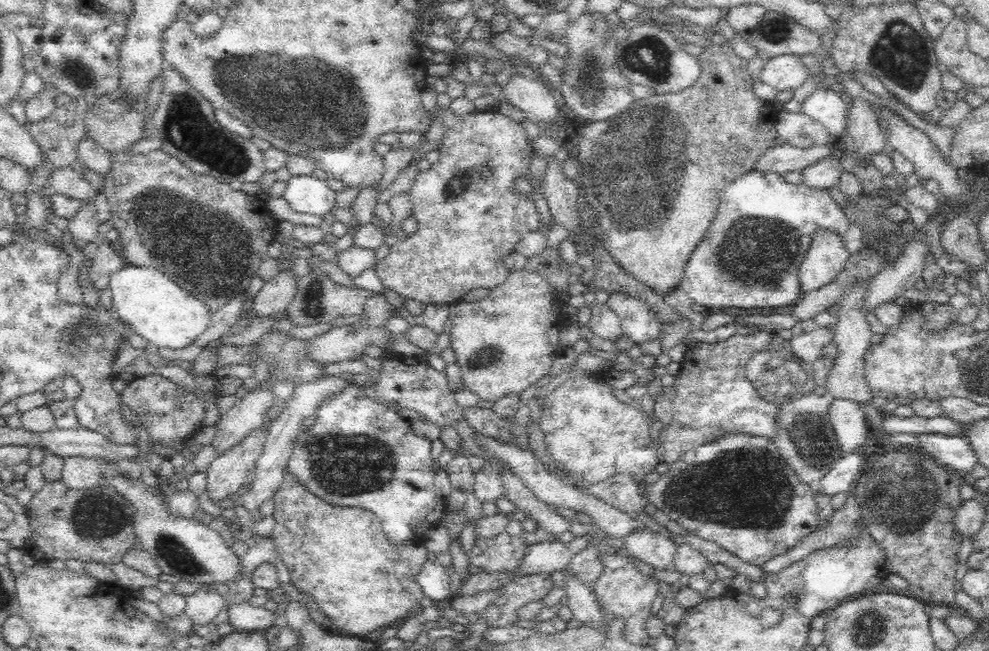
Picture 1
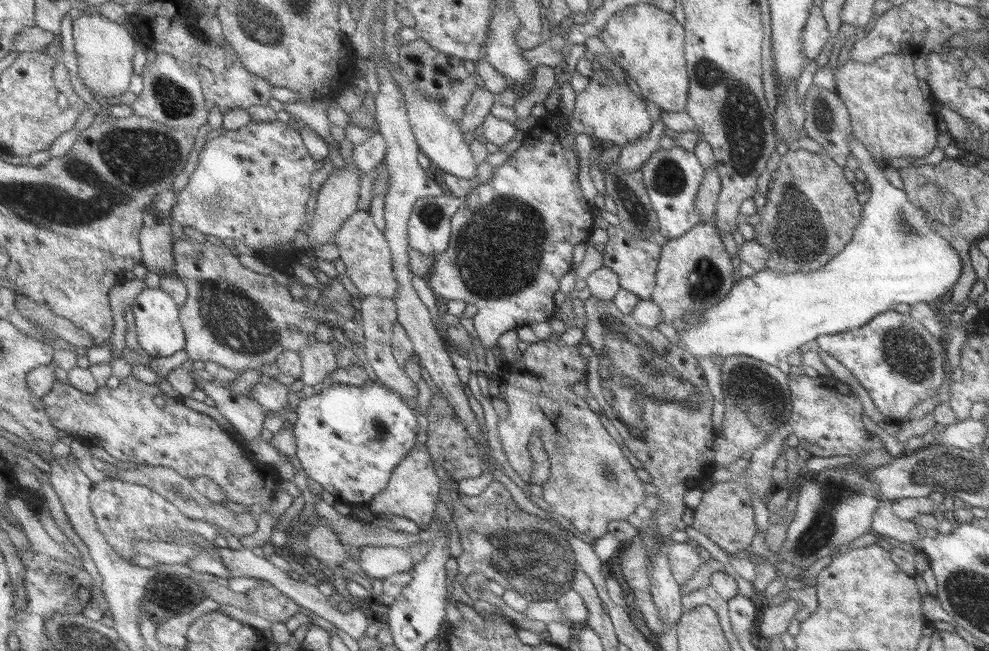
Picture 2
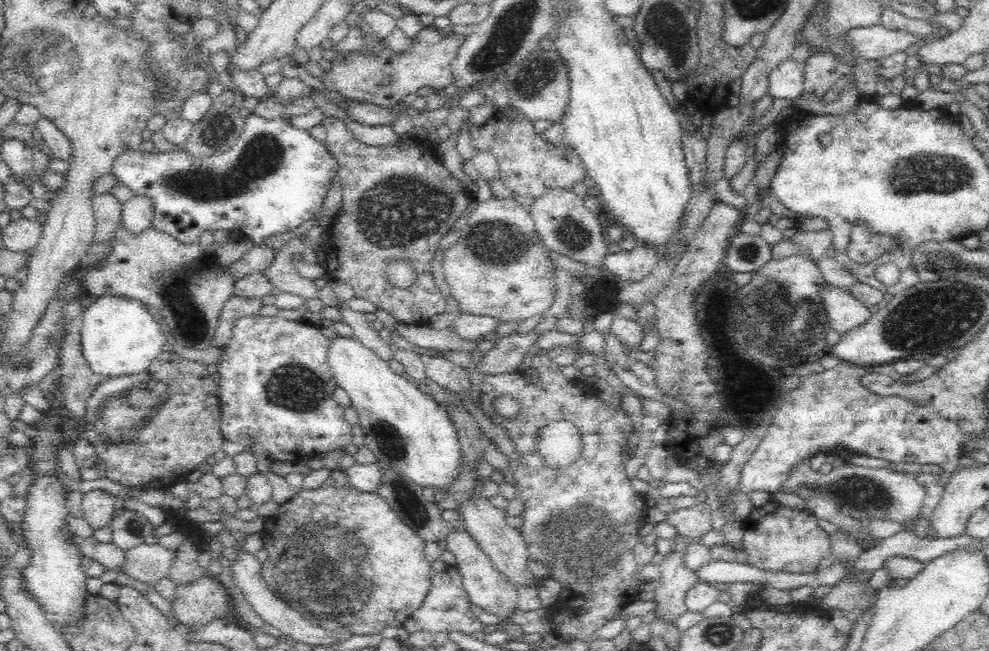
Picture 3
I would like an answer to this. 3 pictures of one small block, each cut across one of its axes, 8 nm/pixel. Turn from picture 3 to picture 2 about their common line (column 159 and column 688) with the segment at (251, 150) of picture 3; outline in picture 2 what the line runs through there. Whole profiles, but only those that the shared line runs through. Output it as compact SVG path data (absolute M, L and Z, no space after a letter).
M681 146L670 149L660 148L642 164L640 172L652 209L659 219L659 234L668 240L676 239L683 236L690 228L702 224L693 205L705 170L694 153L686 151Z

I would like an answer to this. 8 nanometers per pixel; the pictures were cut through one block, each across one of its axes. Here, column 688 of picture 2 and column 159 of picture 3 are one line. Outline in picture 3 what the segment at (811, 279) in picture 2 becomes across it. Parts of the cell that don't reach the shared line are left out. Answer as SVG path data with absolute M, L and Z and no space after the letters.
M113 295L99 297L85 308L82 316L81 344L86 364L92 372L108 379L149 370L150 364L163 352L167 343L165 336L162 325L138 299L127 300Z

